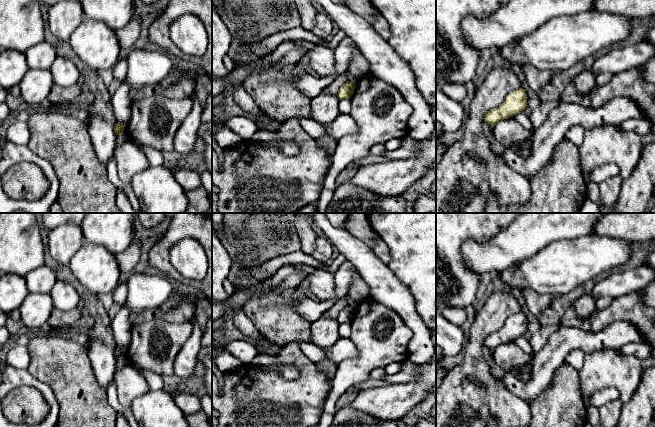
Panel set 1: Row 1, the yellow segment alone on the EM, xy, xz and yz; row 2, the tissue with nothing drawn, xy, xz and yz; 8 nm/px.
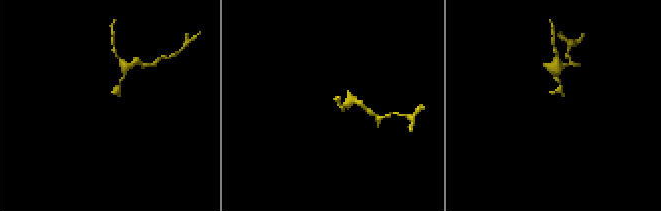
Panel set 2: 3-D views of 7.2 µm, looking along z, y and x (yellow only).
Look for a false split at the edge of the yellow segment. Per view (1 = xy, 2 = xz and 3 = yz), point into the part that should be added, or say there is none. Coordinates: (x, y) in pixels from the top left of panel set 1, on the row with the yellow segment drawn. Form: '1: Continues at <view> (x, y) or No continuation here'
1: No continuation here
2: No continuation here
3: No continuation here

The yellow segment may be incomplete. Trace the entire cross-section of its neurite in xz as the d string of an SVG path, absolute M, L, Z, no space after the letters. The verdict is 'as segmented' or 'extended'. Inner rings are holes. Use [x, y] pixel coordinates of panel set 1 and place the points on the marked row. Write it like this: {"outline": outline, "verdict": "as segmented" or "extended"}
{"outline": "M347 81L344 83L337 94L339 100L351 98L355 89L355 83L351 81Z", "verdict": "as segmented"}

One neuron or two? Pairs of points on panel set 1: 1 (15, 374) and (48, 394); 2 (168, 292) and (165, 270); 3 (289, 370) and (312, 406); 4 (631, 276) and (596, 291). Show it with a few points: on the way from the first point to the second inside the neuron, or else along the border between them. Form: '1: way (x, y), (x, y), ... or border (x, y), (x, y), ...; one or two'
1: way (23, 377), (40, 386); one
2: border (160, 273), (166, 277); two
3: border (273, 367), (288, 379), (295, 379), (300, 374); two
4: way (622, 283), (605, 287); one

